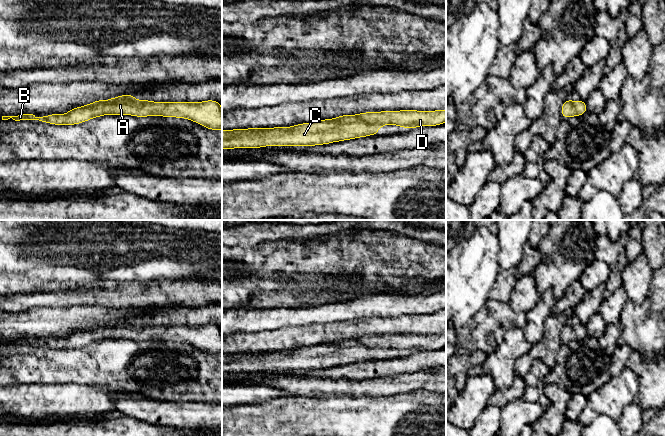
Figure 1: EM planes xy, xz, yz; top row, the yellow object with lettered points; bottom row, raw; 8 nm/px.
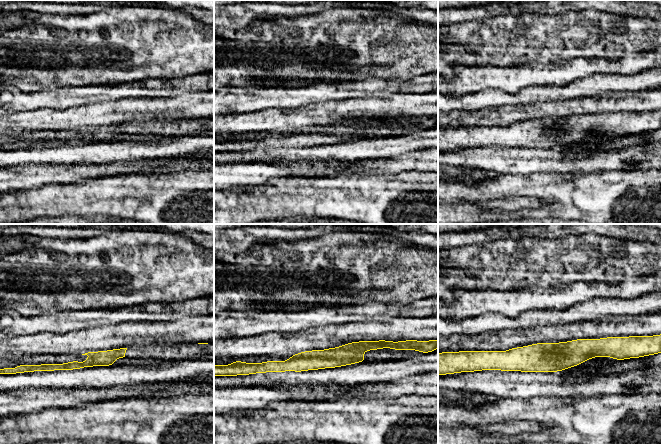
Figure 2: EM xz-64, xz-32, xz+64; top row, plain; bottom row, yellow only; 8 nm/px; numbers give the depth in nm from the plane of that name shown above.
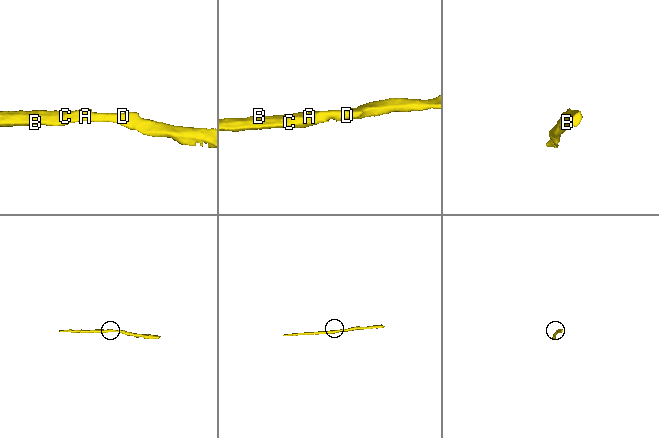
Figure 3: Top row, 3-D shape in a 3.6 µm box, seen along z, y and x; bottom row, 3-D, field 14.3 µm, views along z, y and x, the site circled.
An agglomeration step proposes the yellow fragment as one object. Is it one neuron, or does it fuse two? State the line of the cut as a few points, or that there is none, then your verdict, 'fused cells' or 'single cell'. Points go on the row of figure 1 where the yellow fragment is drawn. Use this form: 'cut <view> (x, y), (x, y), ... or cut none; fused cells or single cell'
cut none; single cell

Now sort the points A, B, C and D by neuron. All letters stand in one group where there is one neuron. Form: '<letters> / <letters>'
A B C D

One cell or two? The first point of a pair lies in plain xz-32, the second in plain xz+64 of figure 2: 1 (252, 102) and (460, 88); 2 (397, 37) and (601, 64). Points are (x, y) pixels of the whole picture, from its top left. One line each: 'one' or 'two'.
1: two
2: two

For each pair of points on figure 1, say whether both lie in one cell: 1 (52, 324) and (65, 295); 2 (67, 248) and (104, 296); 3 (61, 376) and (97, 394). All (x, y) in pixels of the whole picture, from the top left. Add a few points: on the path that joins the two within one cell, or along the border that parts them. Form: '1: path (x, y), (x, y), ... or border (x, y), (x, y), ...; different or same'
1: border (83, 305), (48, 307), (46, 309); different
2: border (116, 282), (70, 284); different
3: border (53, 384), (78, 383), (100, 385); different

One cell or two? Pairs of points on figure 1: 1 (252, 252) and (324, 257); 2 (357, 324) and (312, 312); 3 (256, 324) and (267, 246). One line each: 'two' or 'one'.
1: one
2: two
3: two

